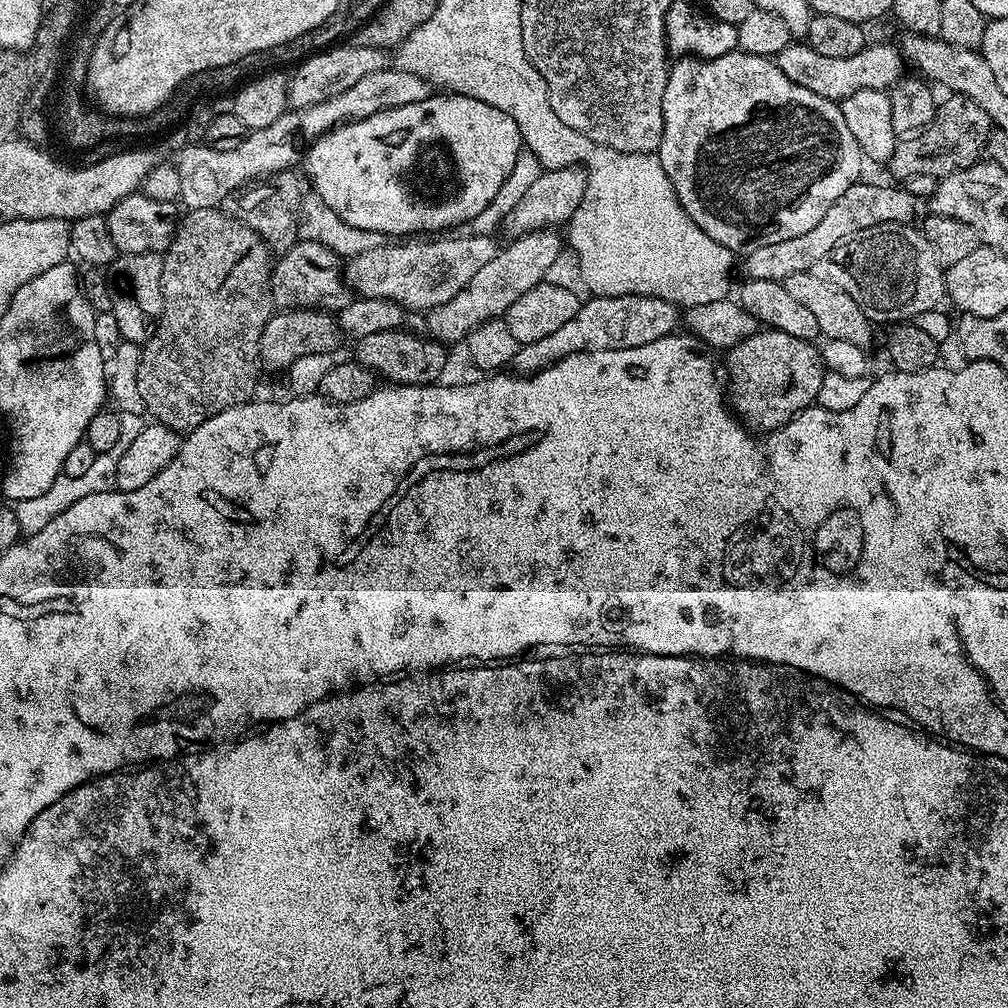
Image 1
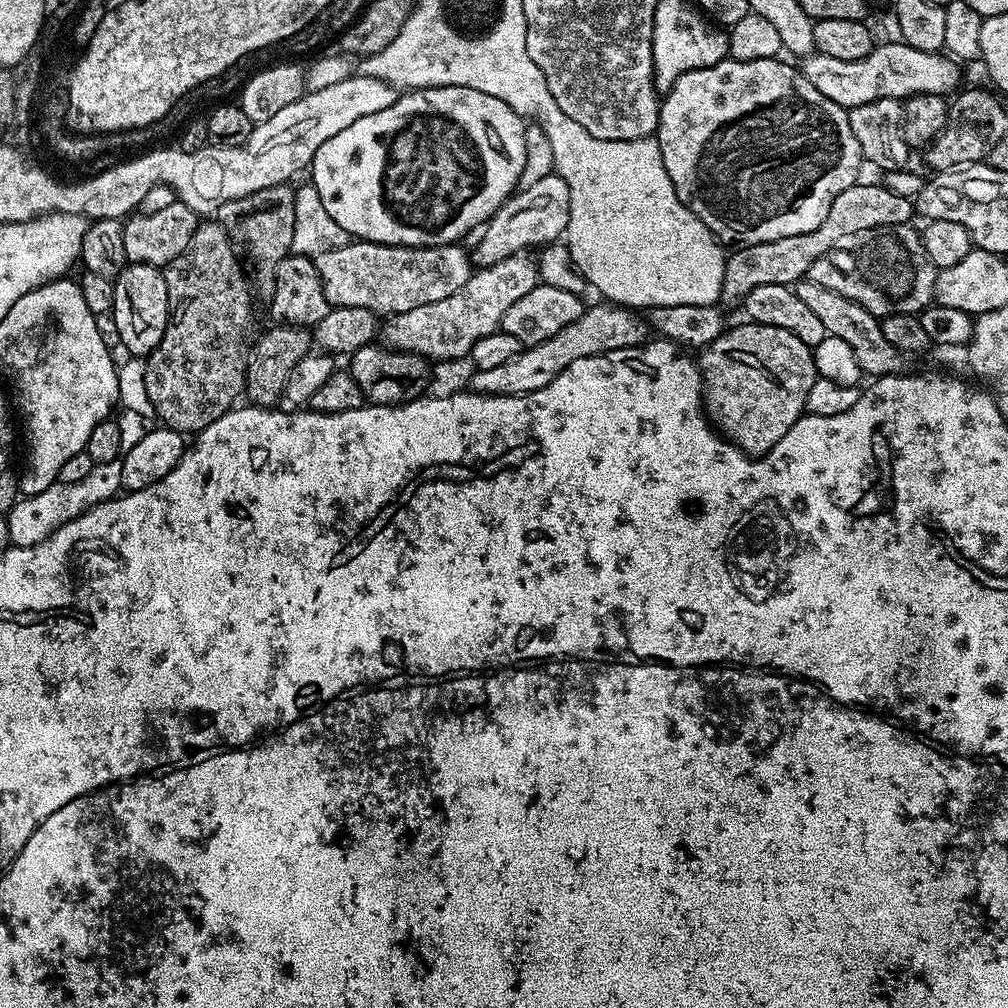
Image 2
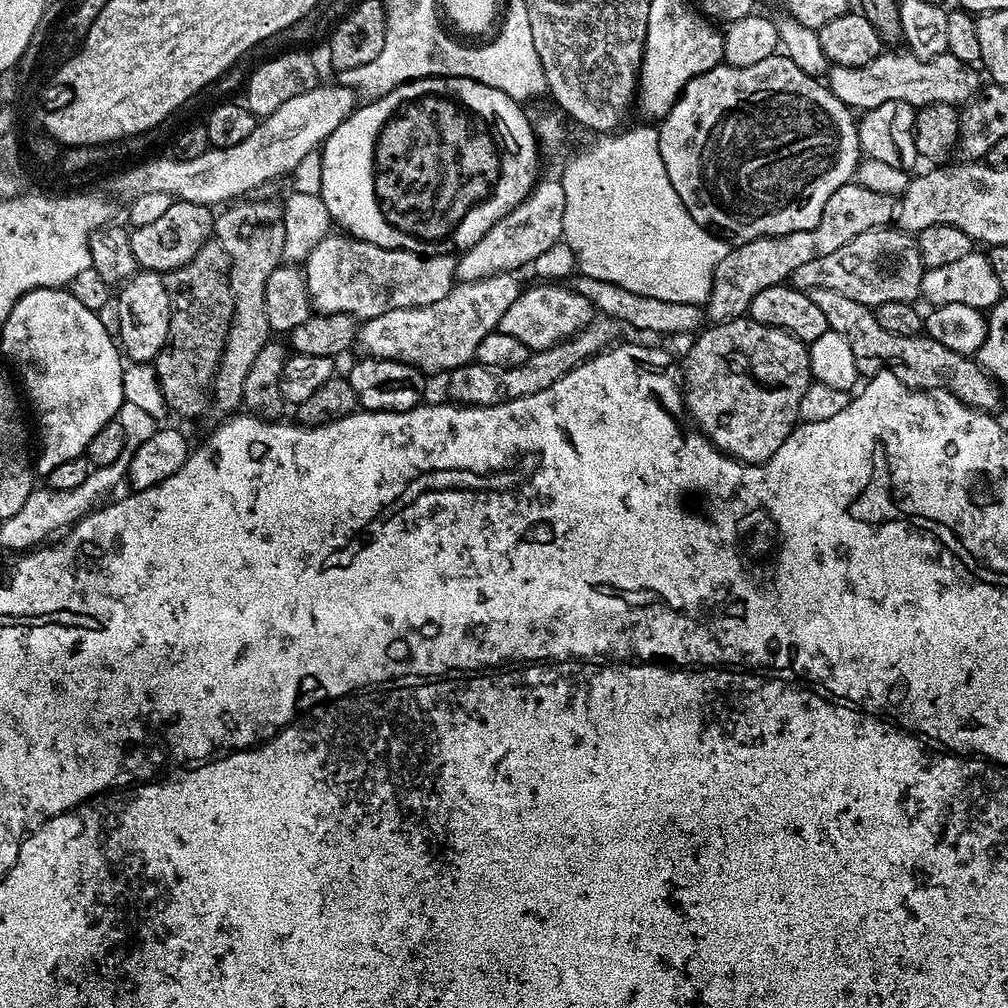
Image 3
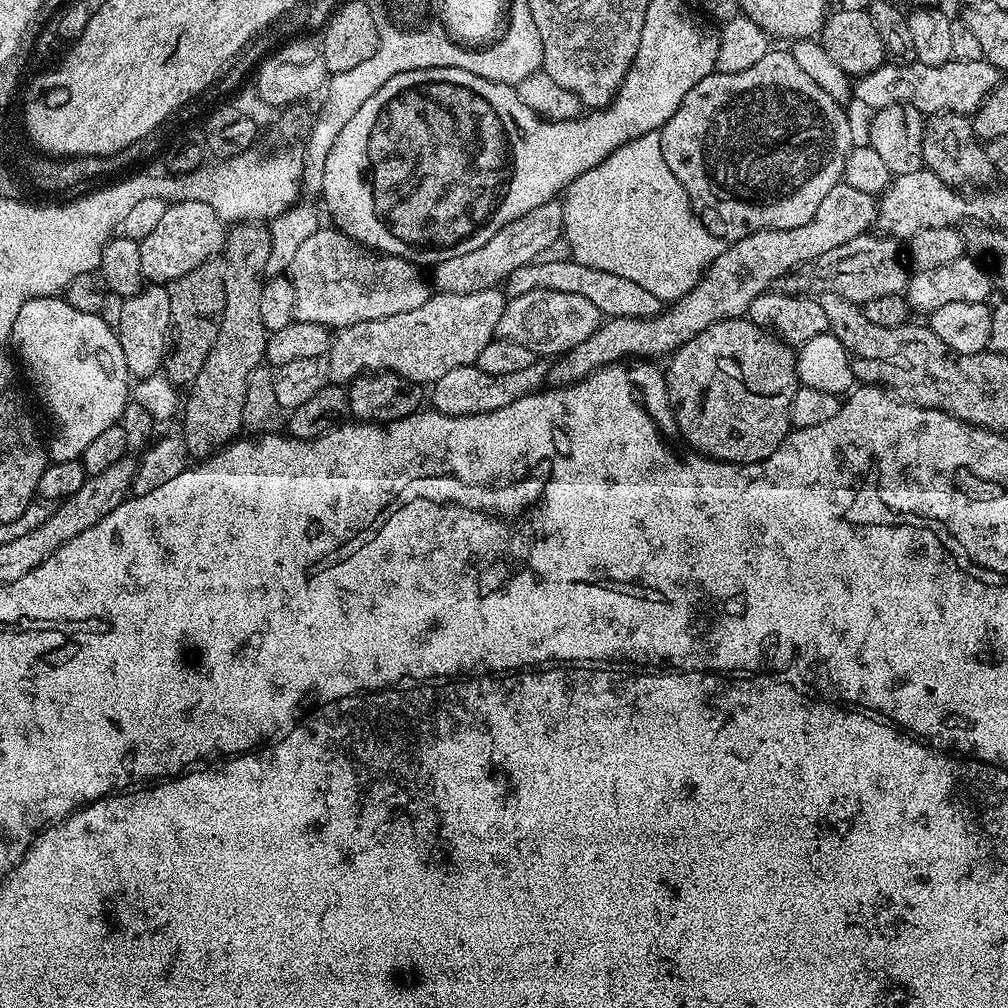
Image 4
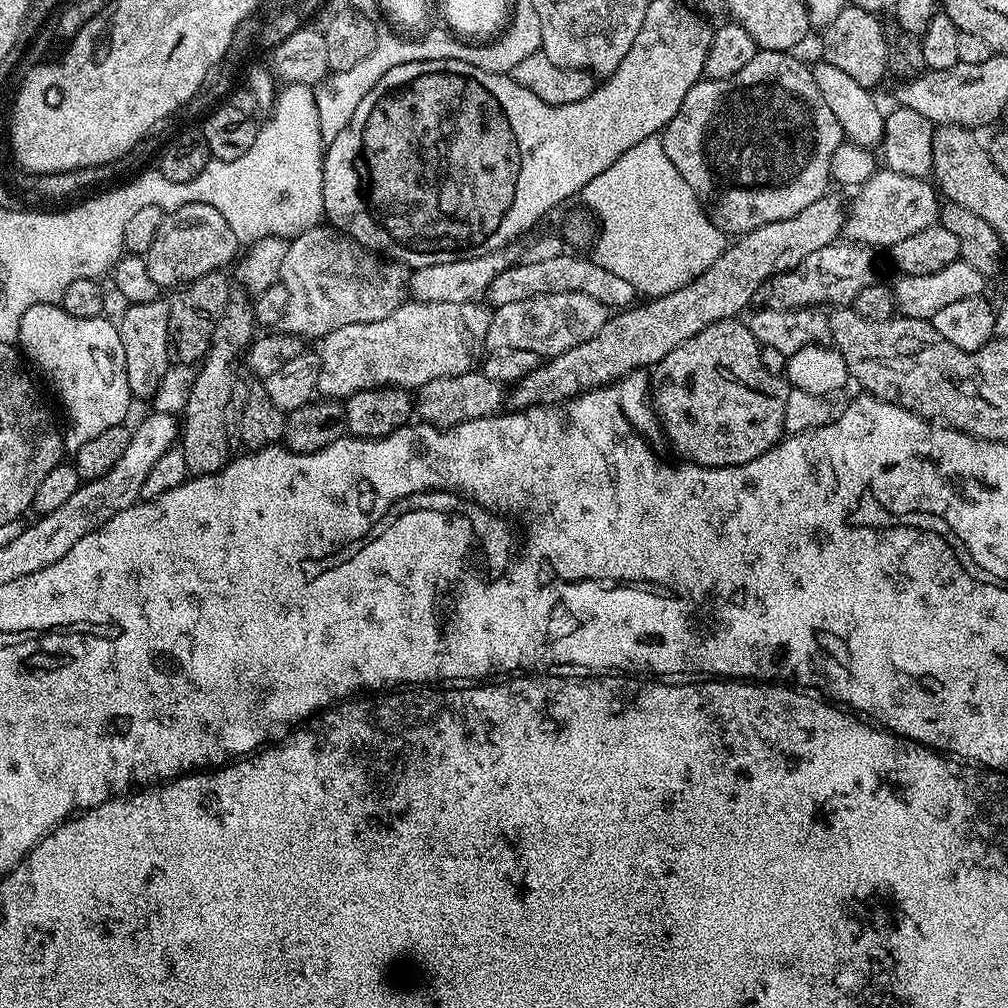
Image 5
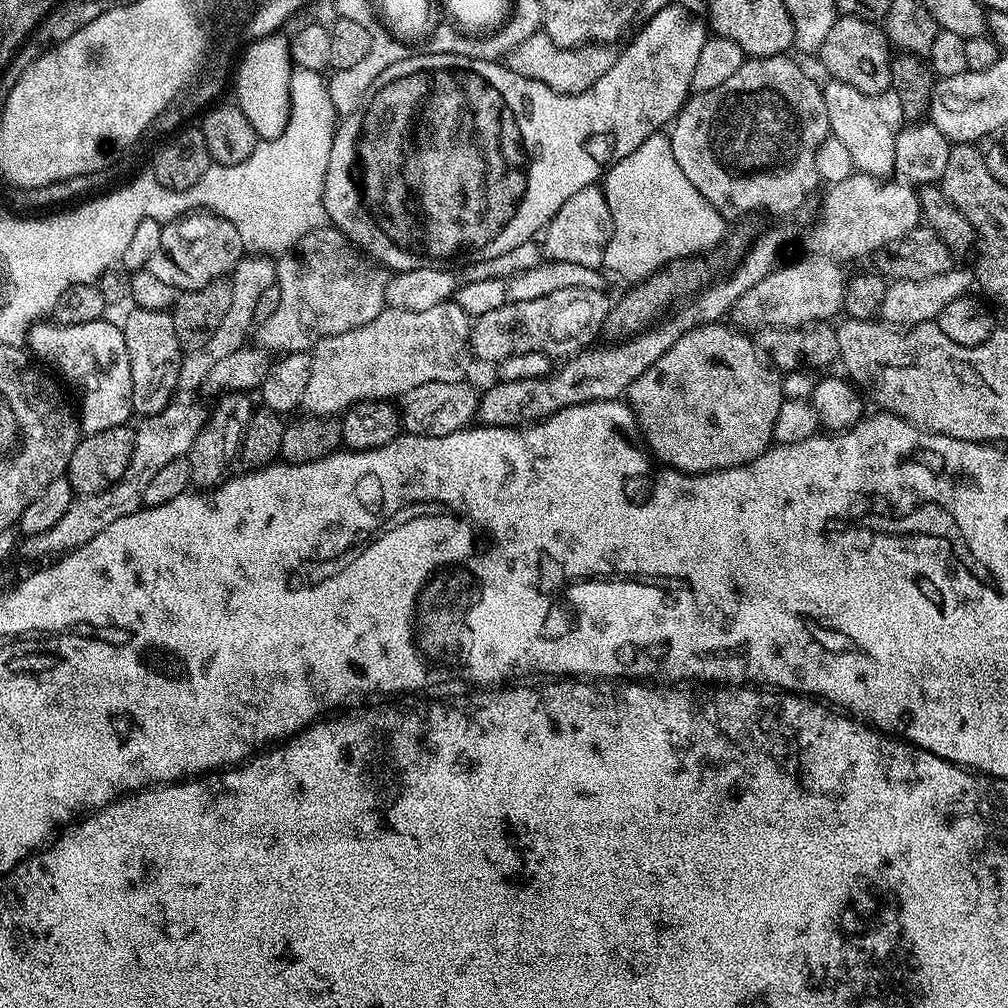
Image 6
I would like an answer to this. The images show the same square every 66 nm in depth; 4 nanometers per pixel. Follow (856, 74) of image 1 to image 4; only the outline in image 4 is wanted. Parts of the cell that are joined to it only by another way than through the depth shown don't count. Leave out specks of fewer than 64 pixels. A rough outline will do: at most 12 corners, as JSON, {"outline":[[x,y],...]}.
{"outline":[[986,60],[885,62],[859,77],[868,110],[975,113],[1001,83]]}

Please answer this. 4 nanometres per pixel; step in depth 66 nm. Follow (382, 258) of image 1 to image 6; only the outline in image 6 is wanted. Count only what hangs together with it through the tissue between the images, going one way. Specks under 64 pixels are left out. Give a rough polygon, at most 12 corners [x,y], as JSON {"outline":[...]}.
{"outline":[[335,226],[275,261],[269,354],[308,352],[385,311],[389,273]]}

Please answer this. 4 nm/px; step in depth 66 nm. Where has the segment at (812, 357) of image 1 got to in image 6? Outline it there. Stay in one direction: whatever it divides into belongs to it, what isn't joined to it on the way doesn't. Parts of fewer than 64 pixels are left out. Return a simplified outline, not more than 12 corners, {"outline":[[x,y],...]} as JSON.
{"outline":[[724,322],[678,338],[628,387],[661,465],[754,462],[781,373]]}

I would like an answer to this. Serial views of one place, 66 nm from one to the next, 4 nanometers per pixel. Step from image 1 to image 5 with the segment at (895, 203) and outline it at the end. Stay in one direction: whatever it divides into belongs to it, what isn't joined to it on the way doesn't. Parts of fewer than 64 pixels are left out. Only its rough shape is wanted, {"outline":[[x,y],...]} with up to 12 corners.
{"outline":[[832,195],[733,239],[506,392],[560,404],[651,369],[841,239]]}

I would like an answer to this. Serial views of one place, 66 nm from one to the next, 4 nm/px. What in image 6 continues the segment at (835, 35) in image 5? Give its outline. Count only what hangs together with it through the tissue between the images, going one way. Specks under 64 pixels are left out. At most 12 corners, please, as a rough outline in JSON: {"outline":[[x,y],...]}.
{"outline":[[837,15],[818,59],[880,98],[894,52],[879,23]]}

